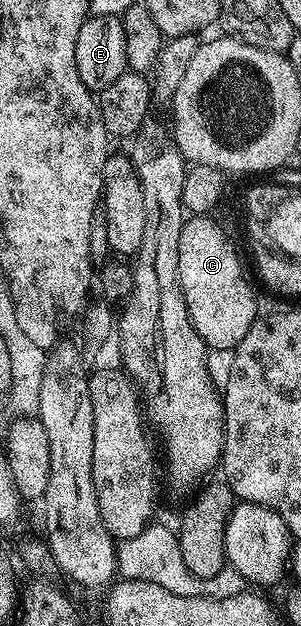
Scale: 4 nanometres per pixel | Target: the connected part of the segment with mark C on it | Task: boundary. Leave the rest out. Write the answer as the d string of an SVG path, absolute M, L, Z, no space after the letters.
M193 215L179 235L179 283L191 323L210 350L232 351L259 316L253 289L241 270L237 249L209 215Z

